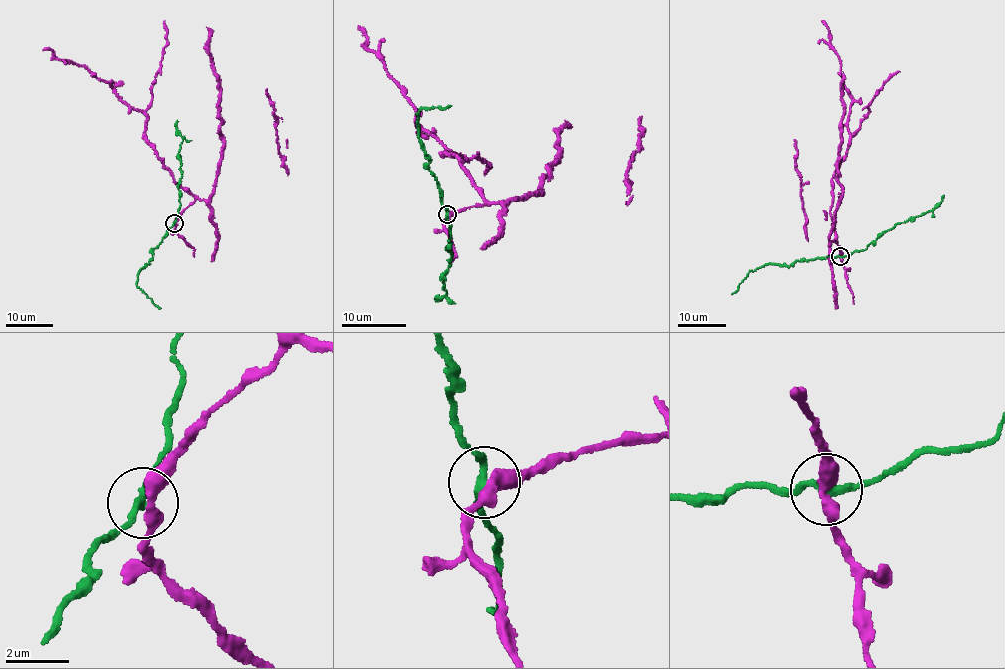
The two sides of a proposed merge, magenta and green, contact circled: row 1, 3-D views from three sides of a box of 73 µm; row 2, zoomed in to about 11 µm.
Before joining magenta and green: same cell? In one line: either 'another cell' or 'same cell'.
another cell

